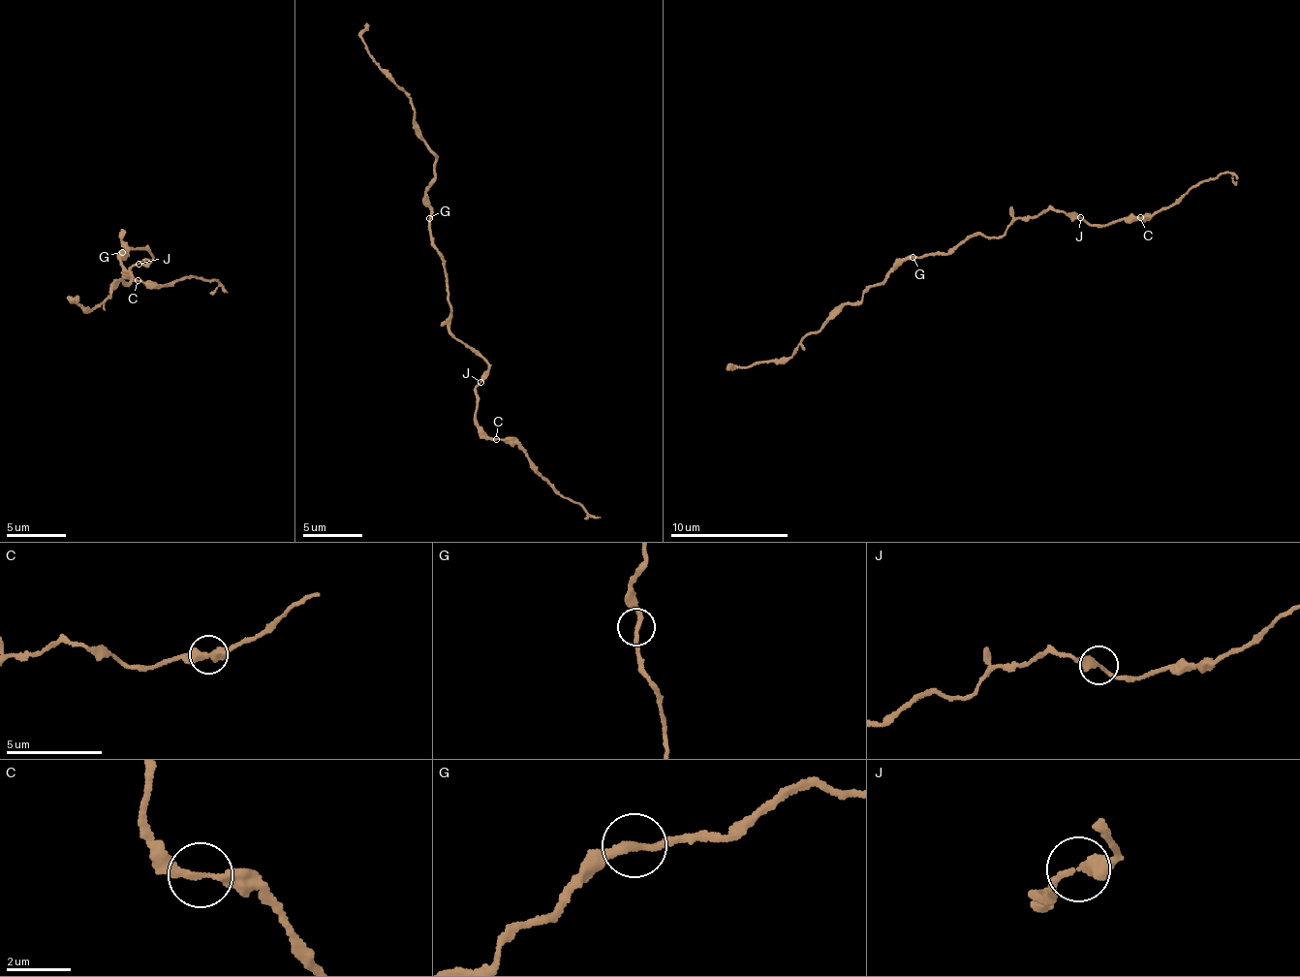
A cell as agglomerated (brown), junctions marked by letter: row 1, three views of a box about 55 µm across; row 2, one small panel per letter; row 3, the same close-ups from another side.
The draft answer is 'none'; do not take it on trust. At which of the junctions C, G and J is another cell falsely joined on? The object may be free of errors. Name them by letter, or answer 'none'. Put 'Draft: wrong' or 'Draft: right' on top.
Draft: right
none

